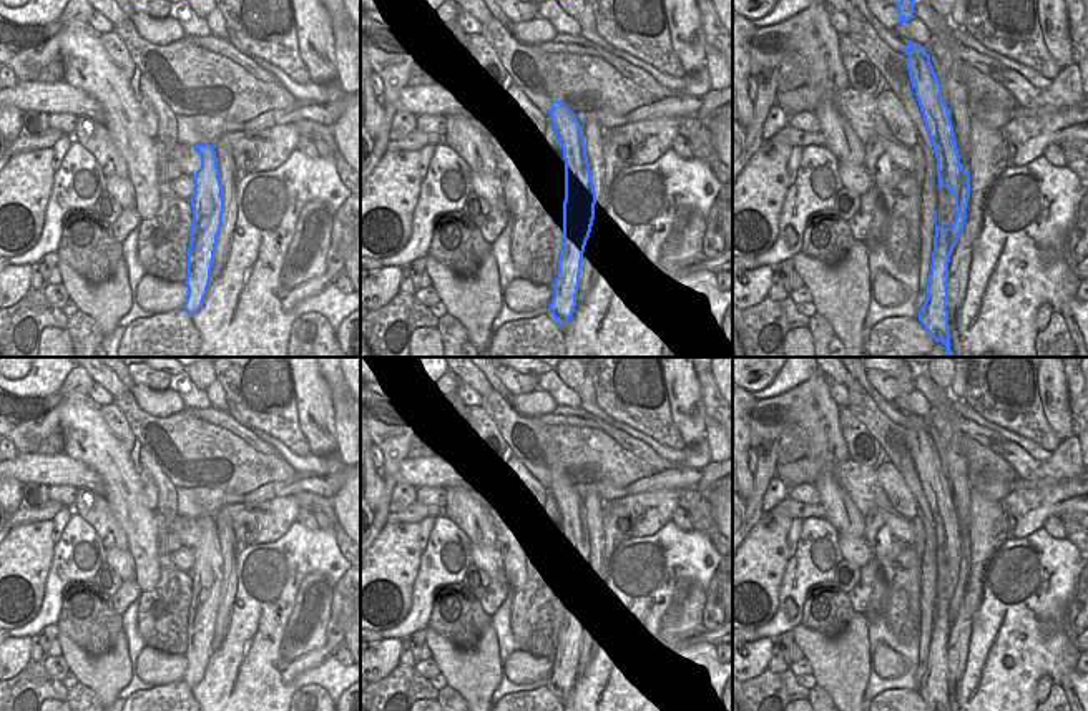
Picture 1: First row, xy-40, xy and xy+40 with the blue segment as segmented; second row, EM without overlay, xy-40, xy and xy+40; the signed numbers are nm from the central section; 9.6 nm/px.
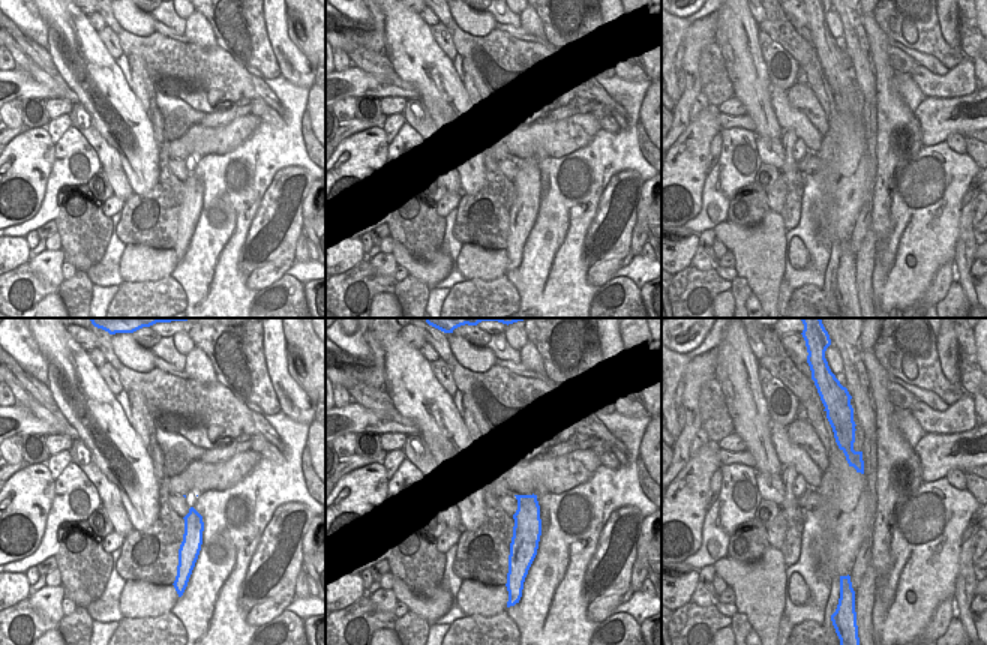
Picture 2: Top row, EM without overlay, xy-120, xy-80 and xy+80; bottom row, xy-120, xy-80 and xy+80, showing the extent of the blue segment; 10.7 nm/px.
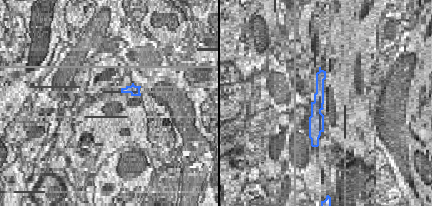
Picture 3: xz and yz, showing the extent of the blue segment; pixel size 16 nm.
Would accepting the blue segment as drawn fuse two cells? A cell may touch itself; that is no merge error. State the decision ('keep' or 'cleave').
keep

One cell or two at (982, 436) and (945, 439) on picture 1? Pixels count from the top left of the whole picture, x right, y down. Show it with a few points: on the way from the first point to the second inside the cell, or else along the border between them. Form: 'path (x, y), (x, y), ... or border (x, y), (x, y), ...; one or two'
border (957, 416), (959, 431); two

